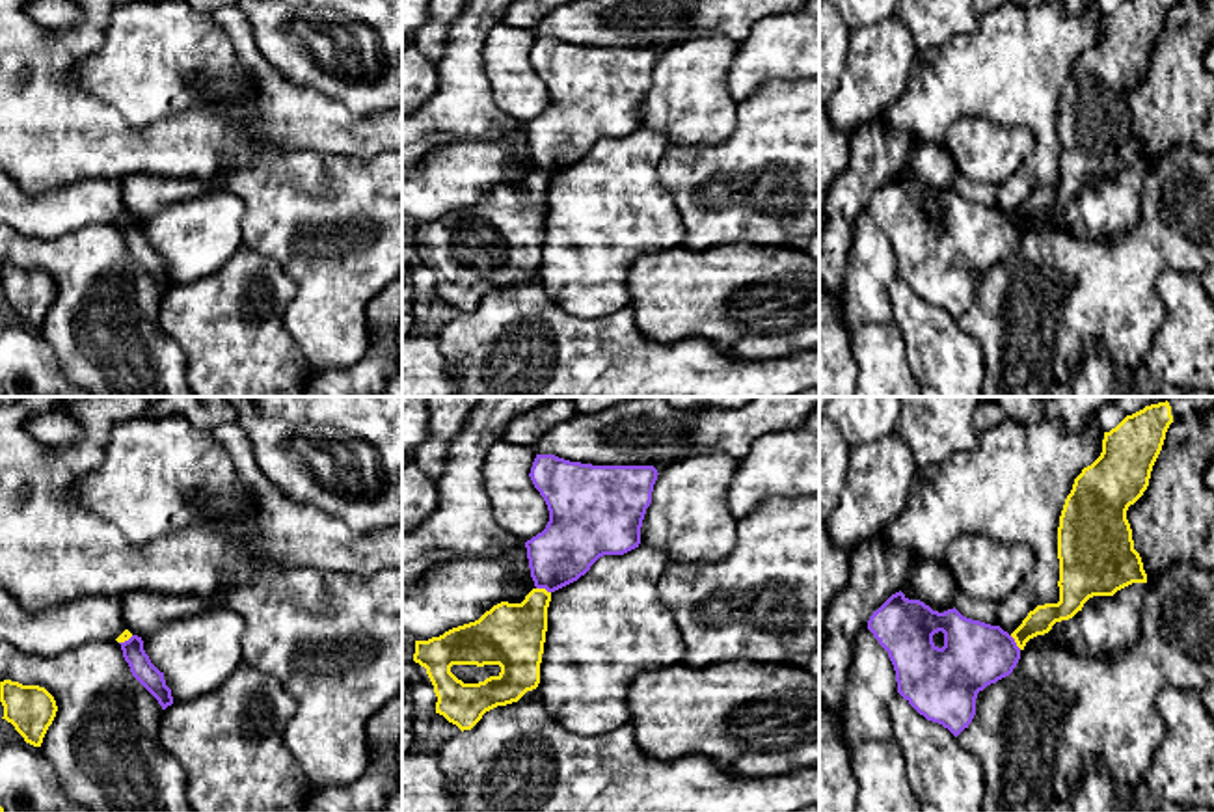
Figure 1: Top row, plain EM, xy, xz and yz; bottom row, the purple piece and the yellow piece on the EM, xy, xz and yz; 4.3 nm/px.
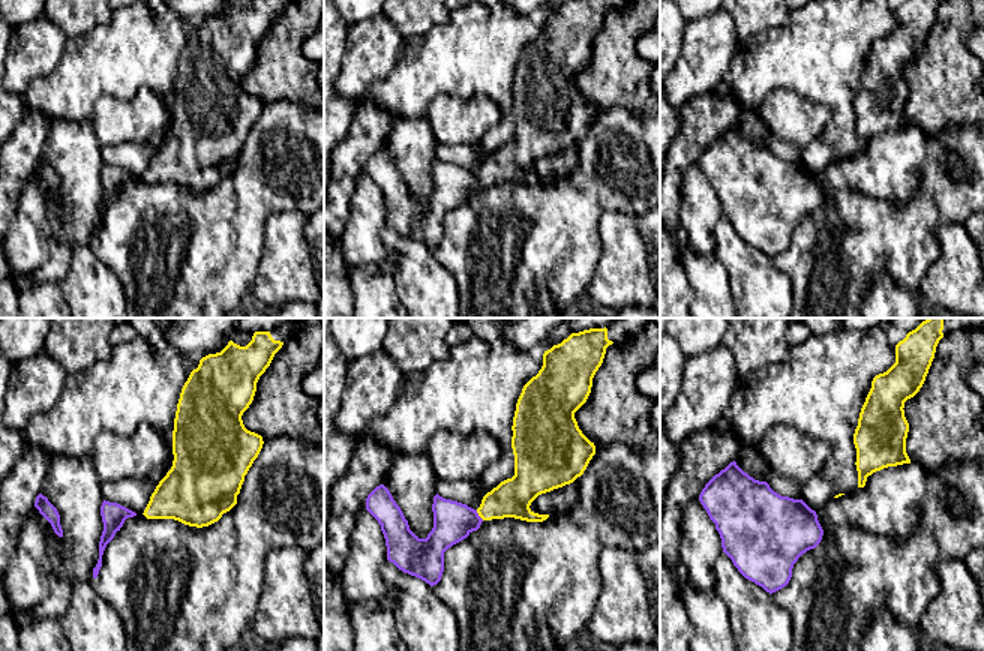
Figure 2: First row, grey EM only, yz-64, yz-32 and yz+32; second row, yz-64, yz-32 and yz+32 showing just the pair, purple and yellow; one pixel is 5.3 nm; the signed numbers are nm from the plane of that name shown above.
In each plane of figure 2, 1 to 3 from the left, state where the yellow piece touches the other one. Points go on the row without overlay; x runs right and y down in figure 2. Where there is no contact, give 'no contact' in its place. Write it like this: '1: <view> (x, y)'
1: no contact
2: yz-32 (477, 179)
3: no contact

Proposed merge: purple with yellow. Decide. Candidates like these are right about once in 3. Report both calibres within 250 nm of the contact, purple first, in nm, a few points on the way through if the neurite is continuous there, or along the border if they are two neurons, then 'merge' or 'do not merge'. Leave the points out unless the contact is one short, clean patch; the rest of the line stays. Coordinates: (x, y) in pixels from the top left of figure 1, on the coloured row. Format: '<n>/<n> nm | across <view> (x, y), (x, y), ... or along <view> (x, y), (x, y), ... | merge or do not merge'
280/280 nm | along xz (537, 587), (550, 593) | do not merge

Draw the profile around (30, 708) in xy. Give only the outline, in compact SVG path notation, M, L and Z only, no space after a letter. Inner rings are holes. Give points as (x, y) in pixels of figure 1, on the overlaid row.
M4 680L0 682L0 702L2 719L11 723L26 743L41 747L58 711L54 697L45 687Z

